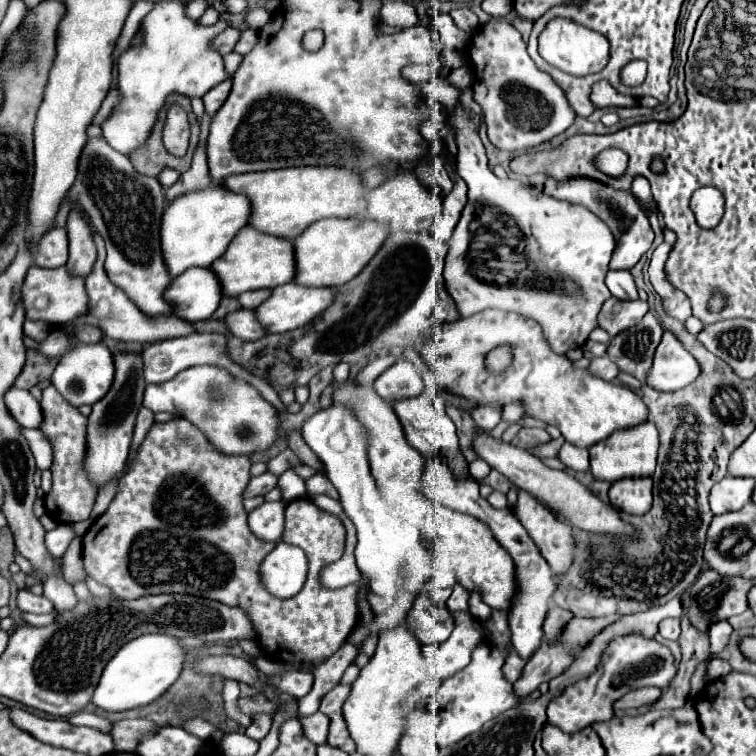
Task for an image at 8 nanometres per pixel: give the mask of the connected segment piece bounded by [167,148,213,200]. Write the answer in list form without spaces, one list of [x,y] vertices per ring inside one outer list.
[[[197,148],[191,168],[187,172],[183,172],[181,178],[171,188],[167,188],[167,200],[173,200],[189,190],[199,190],[199,188],[207,188],[207,186],[213,186],[213,178],[209,174],[205,152],[201,148]]]

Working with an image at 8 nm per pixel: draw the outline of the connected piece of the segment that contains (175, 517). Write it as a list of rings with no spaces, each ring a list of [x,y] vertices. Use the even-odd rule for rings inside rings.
[[[183,418],[155,422],[131,458],[129,470],[119,480],[113,502],[85,534],[85,570],[91,578],[109,586],[115,596],[125,600],[155,594],[191,594],[227,606],[239,606],[249,616],[261,652],[269,656],[269,660],[291,664],[299,670],[313,670],[337,652],[357,624],[359,610],[355,610],[355,590],[359,590],[359,586],[355,588],[355,584],[349,584],[339,590],[325,590],[319,584],[319,570],[325,564],[339,560],[345,552],[345,526],[335,514],[321,510],[309,498],[289,502],[285,510],[283,542],[305,550],[309,558],[309,580],[307,588],[289,600],[269,596],[259,582],[259,564],[275,544],[257,540],[247,526],[247,512],[241,494],[249,480],[249,466],[247,456],[225,456],[217,452],[205,436]]]

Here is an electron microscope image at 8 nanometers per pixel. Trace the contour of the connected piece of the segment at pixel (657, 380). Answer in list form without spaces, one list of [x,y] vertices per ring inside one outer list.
[[[665,330],[653,356],[649,374],[645,374],[645,384],[661,392],[673,392],[691,384],[697,376],[699,364],[695,358],[669,330]]]

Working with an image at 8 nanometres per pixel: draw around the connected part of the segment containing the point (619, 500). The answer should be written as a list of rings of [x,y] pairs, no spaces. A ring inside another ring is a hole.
[[[625,478],[609,488],[609,500],[617,512],[641,516],[651,508],[651,478]]]

